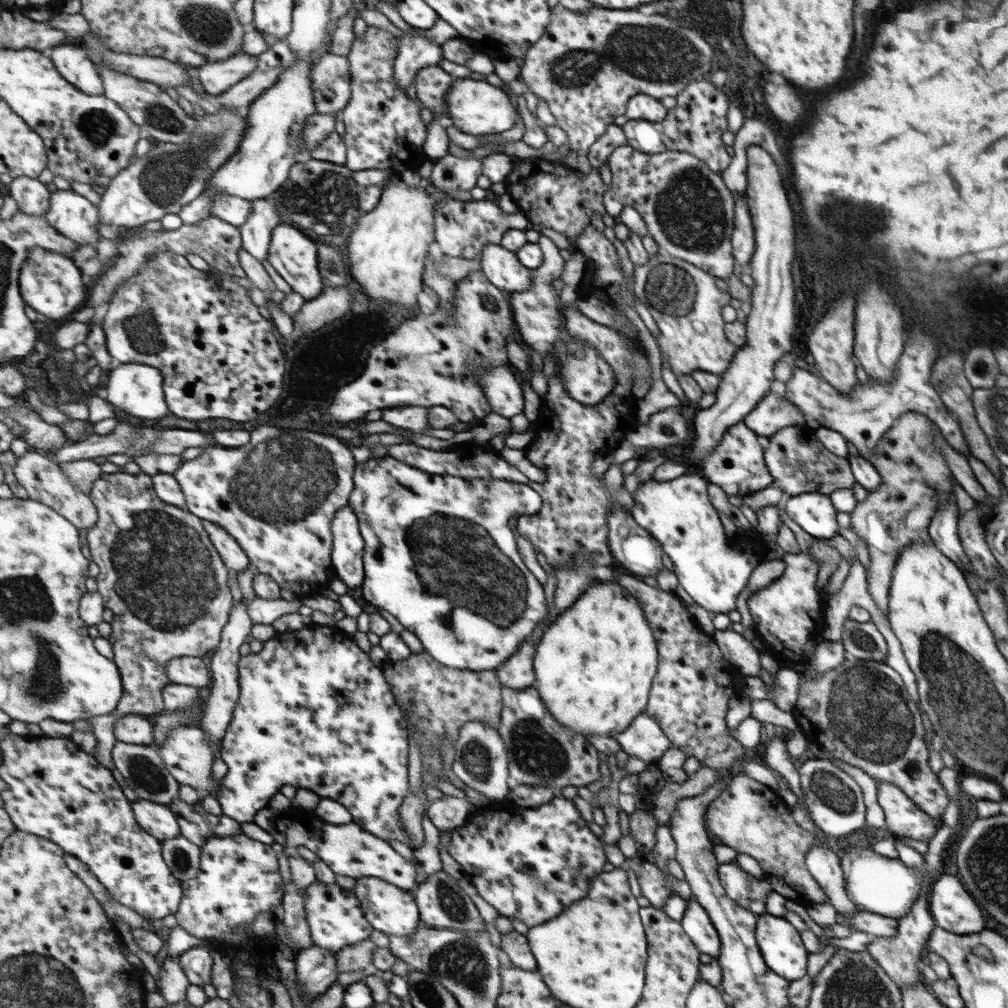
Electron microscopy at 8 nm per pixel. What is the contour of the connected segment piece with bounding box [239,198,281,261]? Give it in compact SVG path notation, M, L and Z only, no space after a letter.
M265 198L251 201L253 201L252 215L249 216L248 222L239 226L244 249L260 261L268 260L274 228L281 225L280 214Z

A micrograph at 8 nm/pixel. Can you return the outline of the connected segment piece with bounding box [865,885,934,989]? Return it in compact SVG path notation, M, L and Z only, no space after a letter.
M929 886L922 888L923 896L913 902L909 913L896 919L896 935L891 938L874 937L865 945L865 951L873 960L877 961L887 975L897 984L897 988L906 987L908 984L926 984L922 979L918 965L921 955L926 952L926 940L934 927L931 913L928 910L927 892Z

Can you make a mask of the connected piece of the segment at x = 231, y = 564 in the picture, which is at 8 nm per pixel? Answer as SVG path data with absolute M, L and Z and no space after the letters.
M205 520L204 523L216 549L224 557L225 564L229 570L238 573L243 572L245 568L251 566L250 558L232 534L229 534L222 526L208 520Z

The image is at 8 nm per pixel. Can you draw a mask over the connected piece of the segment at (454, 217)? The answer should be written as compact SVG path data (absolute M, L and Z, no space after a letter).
M434 183L428 186L428 193L436 198L436 247L445 255L479 259L481 262L483 249L489 243L501 245L508 230L526 230L531 227L531 220L525 213L503 212L492 196L481 201L463 201L438 189Z

